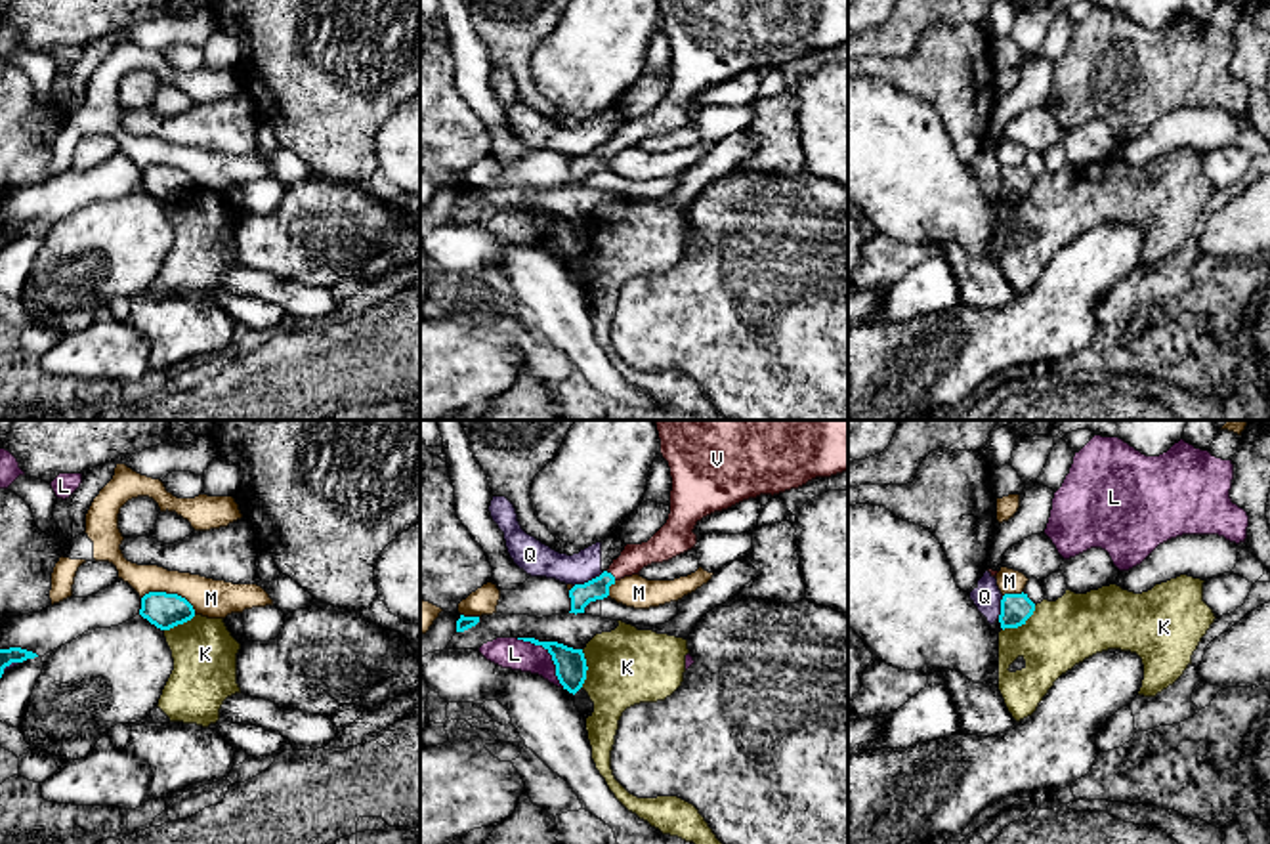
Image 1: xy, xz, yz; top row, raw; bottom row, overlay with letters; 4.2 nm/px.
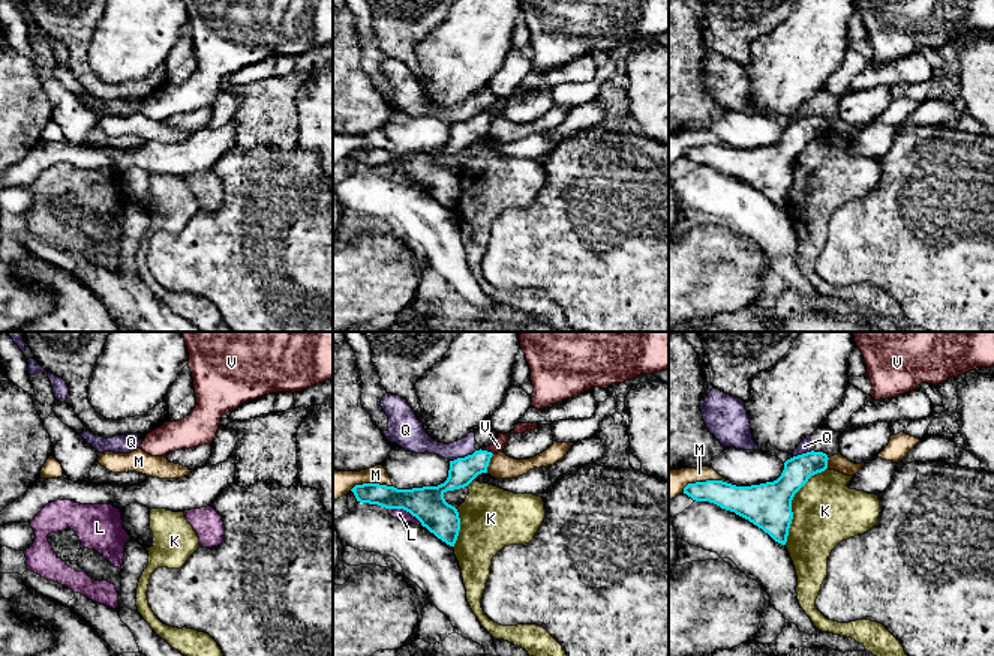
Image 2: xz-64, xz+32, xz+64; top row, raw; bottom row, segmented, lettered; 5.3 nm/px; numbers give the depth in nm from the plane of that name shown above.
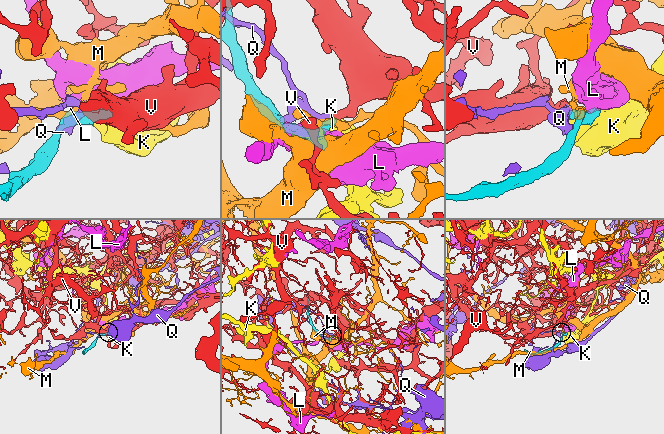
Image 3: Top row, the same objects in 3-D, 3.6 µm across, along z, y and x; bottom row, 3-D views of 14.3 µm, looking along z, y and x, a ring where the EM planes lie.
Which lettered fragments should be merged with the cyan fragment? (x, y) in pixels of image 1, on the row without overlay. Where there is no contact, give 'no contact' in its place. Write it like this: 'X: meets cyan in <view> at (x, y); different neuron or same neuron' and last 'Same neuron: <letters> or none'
K: meets cyan in yz at (1020, 197); different neuron
L: meets cyan in xz at (549, 224); different neuron
M: meets cyan in xy at (170, 167); different neuron
Q: meets cyan in xz at (589, 153); different neuron
V: meets cyan in xz at (612, 147); same neuron
Same neuron: V

